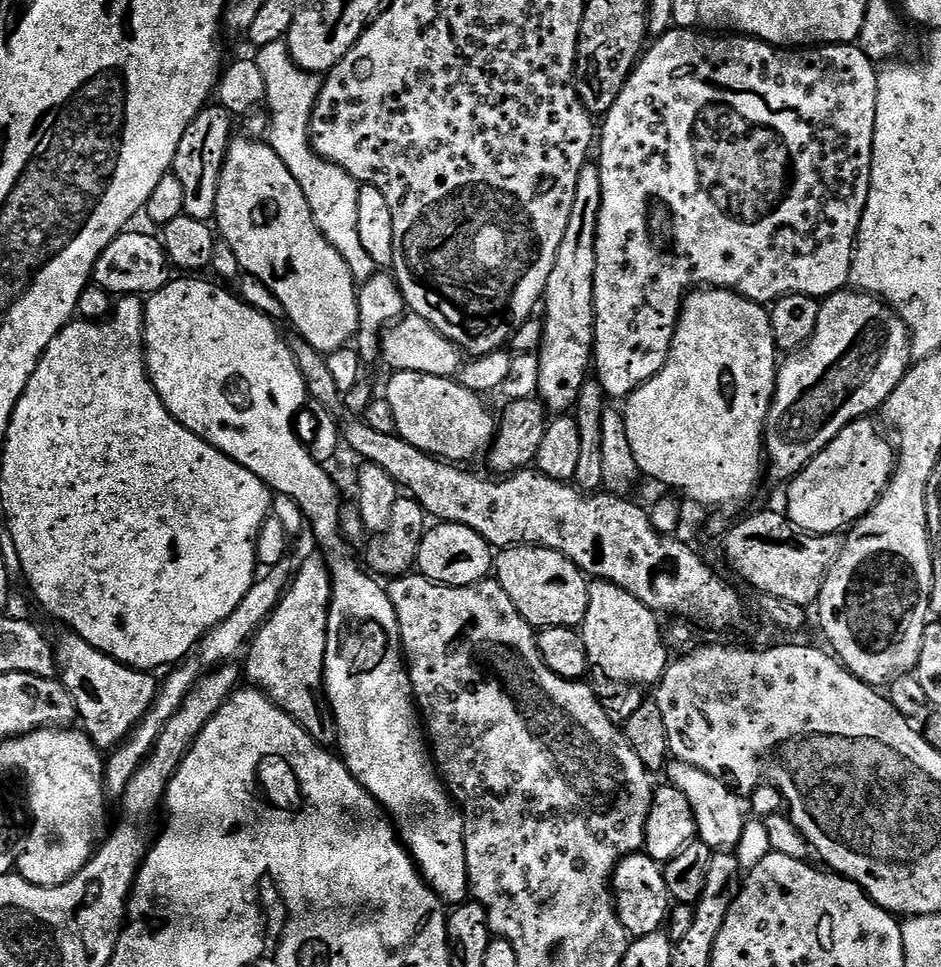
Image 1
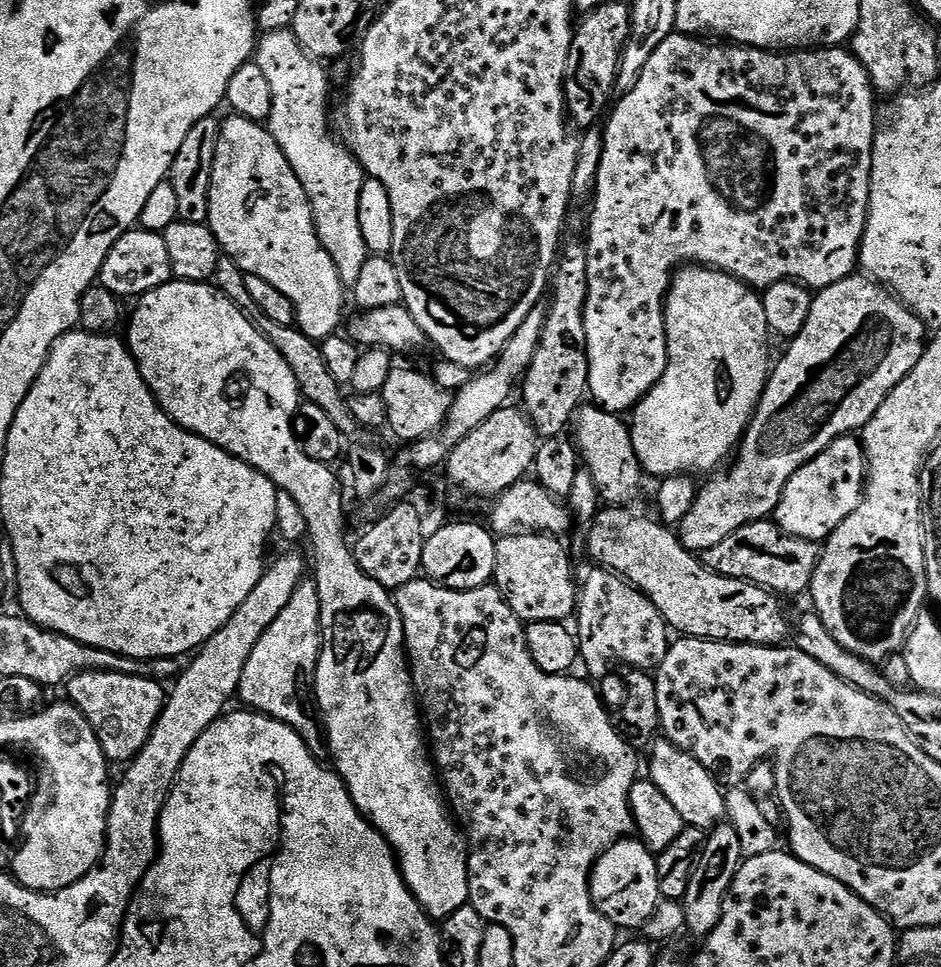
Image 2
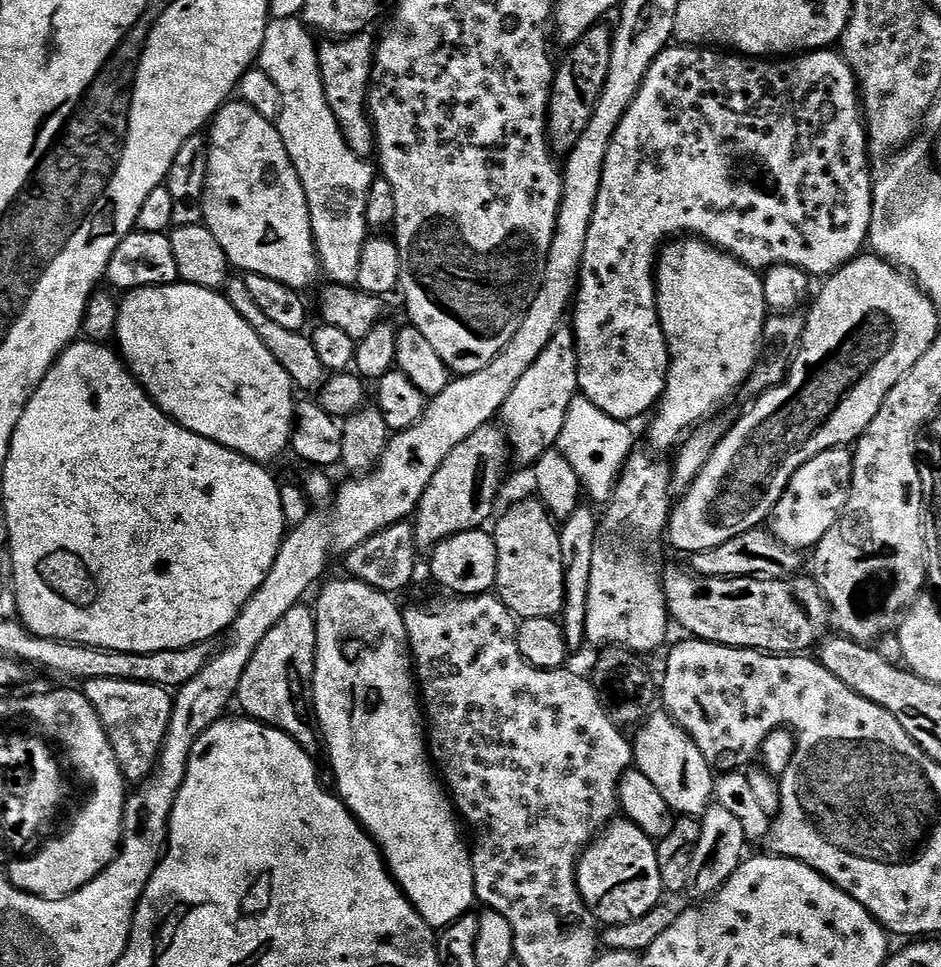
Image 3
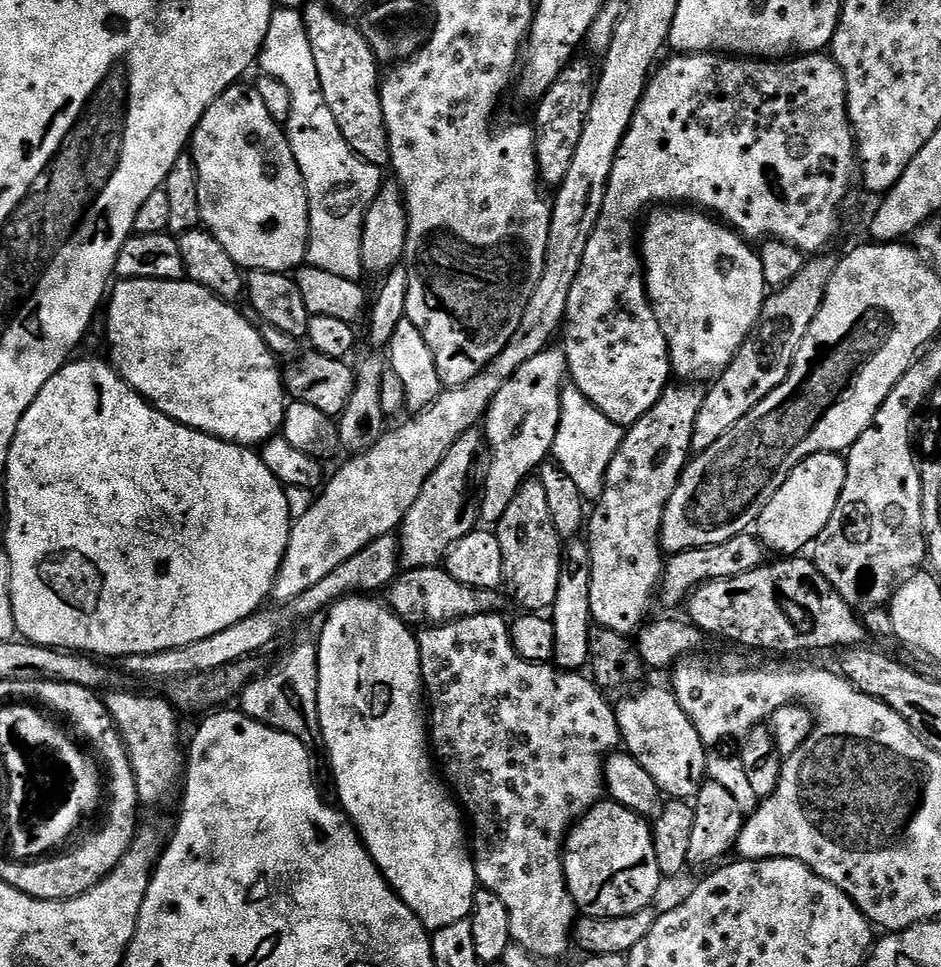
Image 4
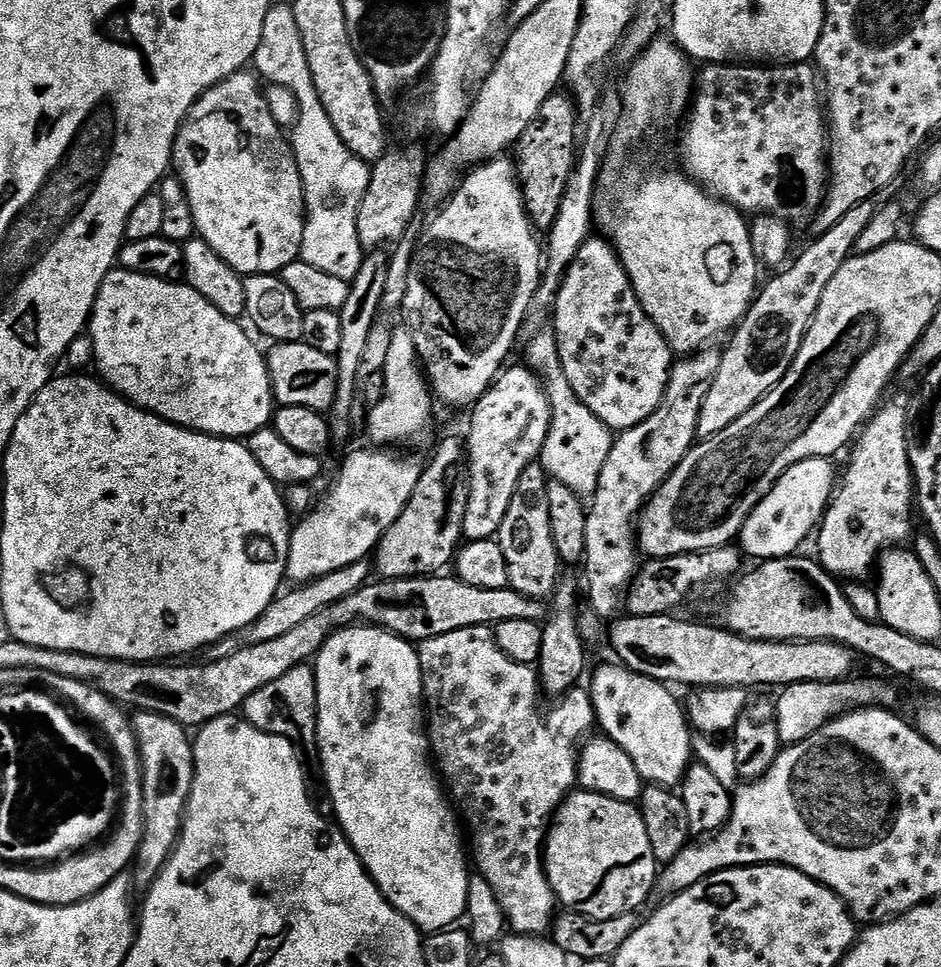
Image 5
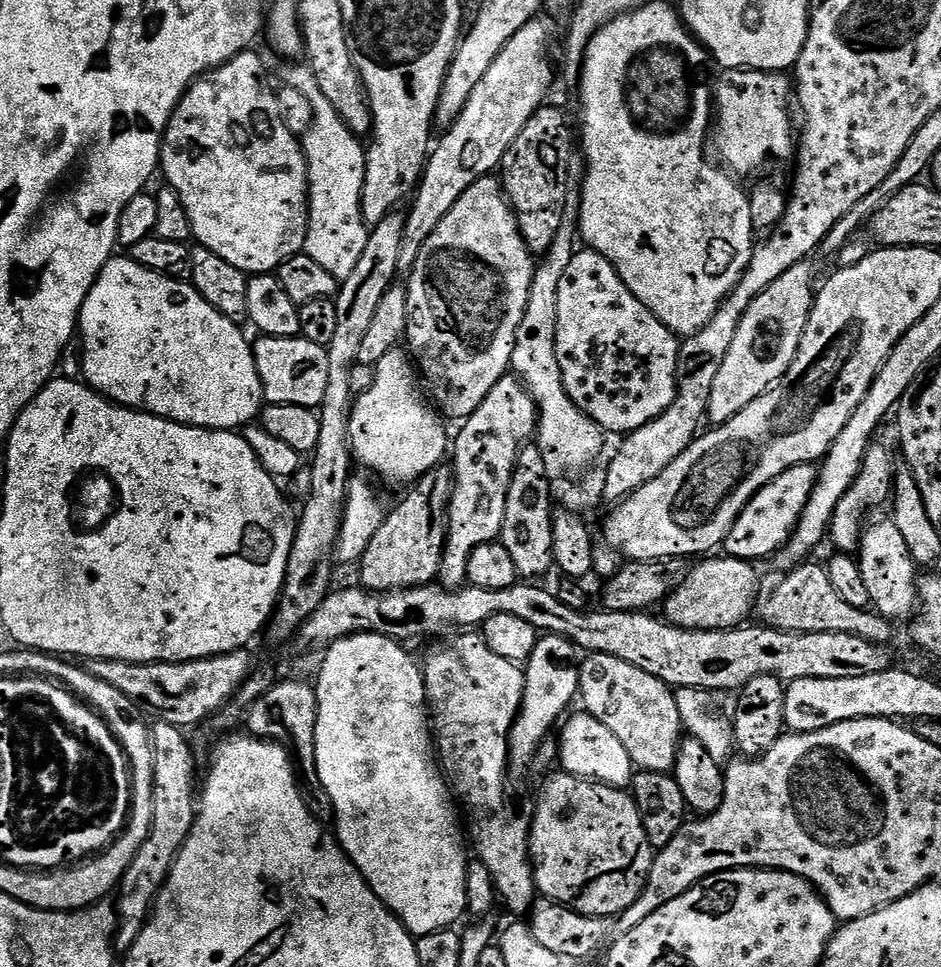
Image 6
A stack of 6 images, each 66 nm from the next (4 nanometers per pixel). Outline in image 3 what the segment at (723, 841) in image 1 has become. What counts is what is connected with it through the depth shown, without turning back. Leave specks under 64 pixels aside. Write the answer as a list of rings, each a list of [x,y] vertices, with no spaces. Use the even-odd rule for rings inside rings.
[[[664,710],[653,711],[635,731],[632,742],[637,771],[654,783],[669,809],[680,816],[698,818],[713,801],[715,773],[698,746]]]

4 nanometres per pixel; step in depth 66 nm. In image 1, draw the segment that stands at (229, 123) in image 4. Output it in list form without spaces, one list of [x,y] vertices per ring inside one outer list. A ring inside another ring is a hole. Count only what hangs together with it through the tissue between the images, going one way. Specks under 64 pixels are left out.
[[[241,134],[228,145],[218,182],[214,224],[219,239],[223,243],[225,240],[232,251],[231,259],[247,275],[258,278],[276,295],[282,302],[286,320],[296,327],[295,331],[302,339],[314,346],[314,350],[331,354],[353,343],[359,326],[357,281],[342,254],[338,254],[338,250],[334,250],[334,246],[330,246],[330,242],[318,230],[306,202],[306,194],[302,194],[302,186],[298,186],[294,174],[290,174],[286,162],[278,158],[271,143]]]

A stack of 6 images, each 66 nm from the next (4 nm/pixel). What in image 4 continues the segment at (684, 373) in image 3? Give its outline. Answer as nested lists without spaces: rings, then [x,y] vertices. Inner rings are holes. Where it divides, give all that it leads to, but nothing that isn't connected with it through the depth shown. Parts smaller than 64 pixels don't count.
[[[668,206],[652,214],[644,228],[644,241],[641,244],[639,241],[638,252],[642,257],[642,281],[648,303],[658,318],[658,326],[662,326],[673,373],[684,382],[699,381],[699,376],[715,378],[736,356],[748,331],[760,317],[766,299],[762,262],[754,248],[752,252],[751,243],[741,239],[727,223],[703,211]]]

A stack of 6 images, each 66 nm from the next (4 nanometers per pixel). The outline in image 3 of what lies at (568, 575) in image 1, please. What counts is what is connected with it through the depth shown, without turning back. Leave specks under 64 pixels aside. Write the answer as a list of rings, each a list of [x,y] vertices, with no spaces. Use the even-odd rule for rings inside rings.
[[[539,499],[524,500],[516,504],[500,521],[495,521],[494,539],[498,554],[495,595],[520,620],[530,618],[556,618],[564,611],[564,571],[562,570],[562,546],[557,525]]]

